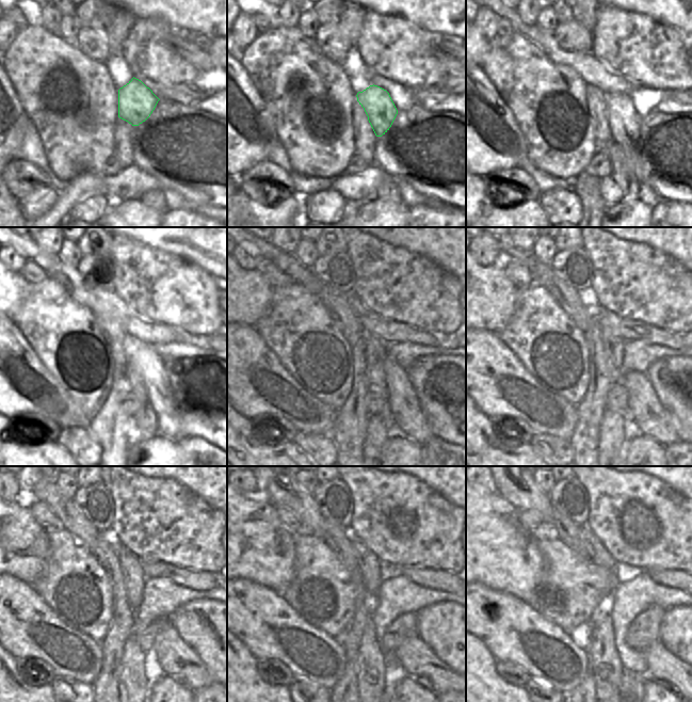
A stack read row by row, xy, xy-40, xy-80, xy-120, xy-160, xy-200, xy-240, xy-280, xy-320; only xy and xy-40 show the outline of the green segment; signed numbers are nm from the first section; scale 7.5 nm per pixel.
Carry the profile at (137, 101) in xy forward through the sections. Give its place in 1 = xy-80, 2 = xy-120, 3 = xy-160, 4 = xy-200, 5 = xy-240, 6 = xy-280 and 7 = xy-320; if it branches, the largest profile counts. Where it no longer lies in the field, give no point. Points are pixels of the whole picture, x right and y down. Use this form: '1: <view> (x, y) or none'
1: xy-80 (624, 121)
2: xy-120 (144, 357)
3: xy-160 (405, 410)
4: xy-200 (654, 419)
5: xy-240 (178, 660)
6: xy-280 (417, 658)
7: xy-320 (662, 665)

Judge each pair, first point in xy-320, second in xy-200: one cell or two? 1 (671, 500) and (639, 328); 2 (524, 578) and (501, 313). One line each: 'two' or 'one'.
1: two
2: one

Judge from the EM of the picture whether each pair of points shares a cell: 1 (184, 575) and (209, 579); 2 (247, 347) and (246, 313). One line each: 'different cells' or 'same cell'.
1: same cell
2: different cells

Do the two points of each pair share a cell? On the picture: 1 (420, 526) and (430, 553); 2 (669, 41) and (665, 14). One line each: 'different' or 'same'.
1: same
2: different

